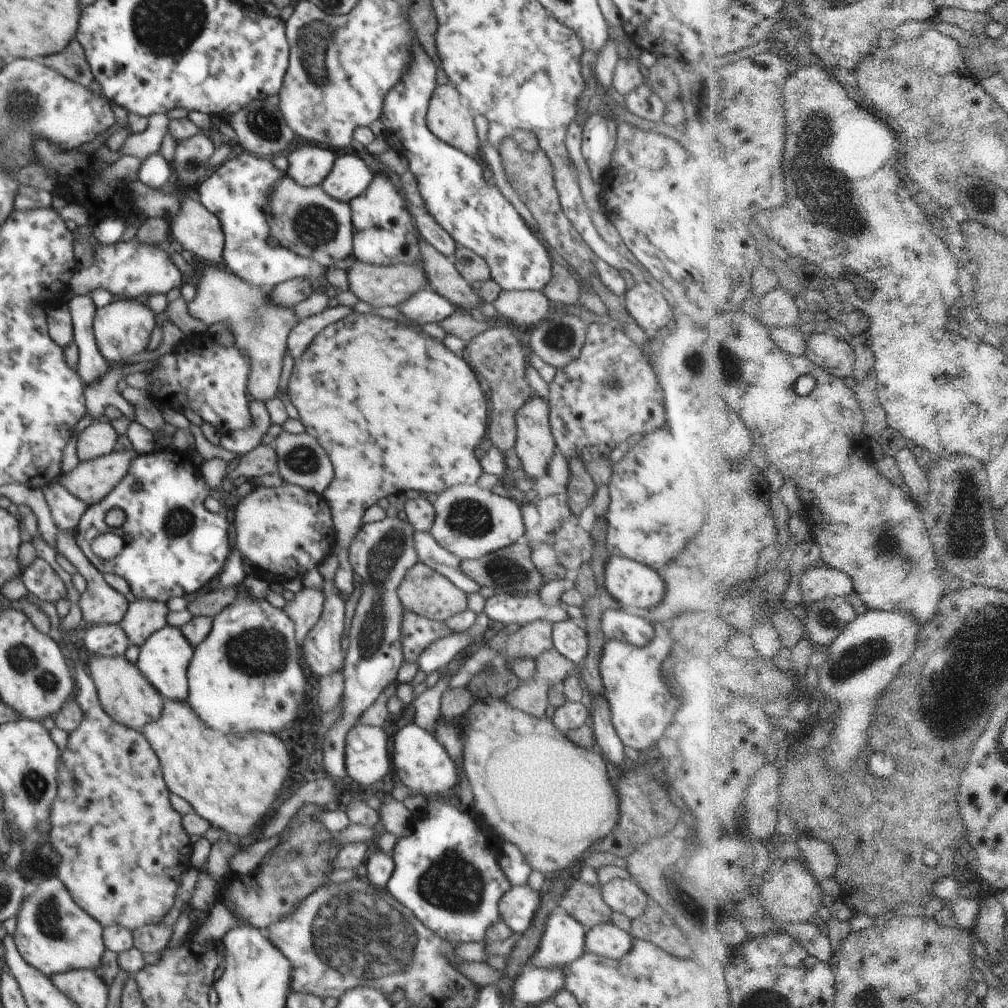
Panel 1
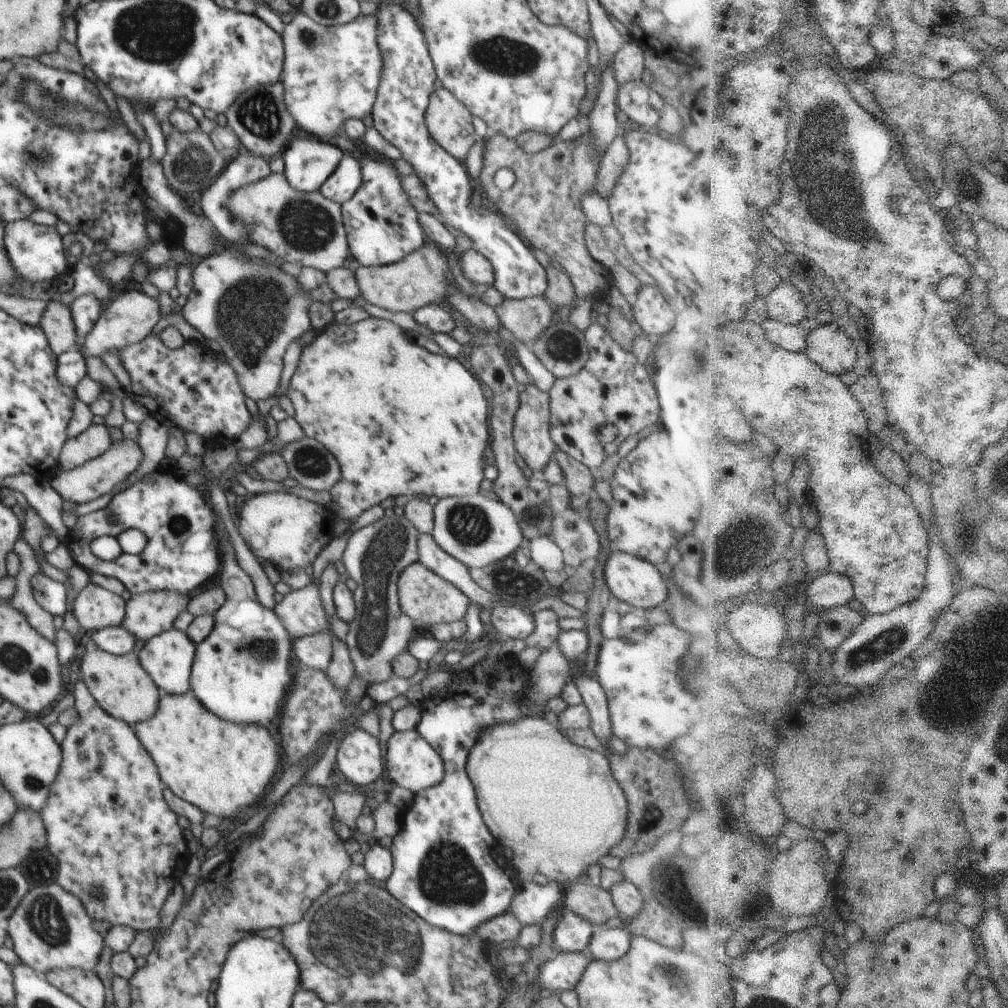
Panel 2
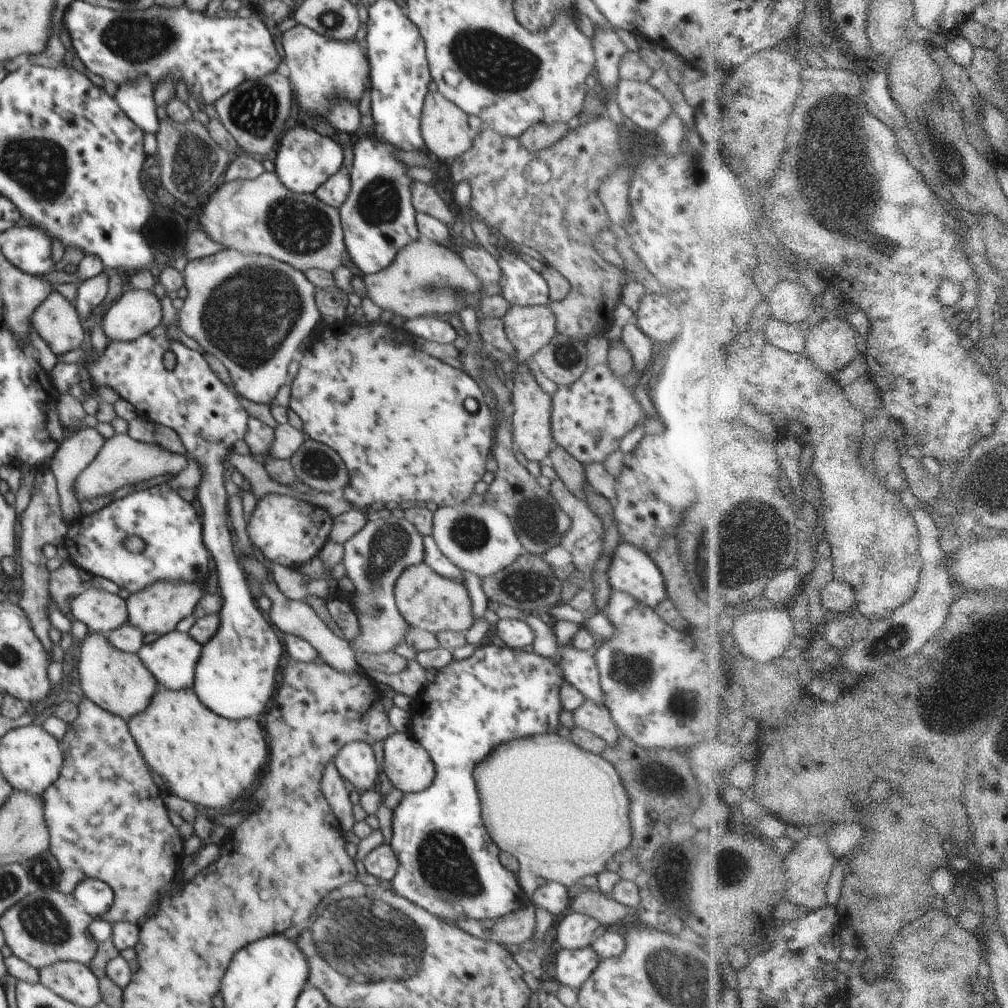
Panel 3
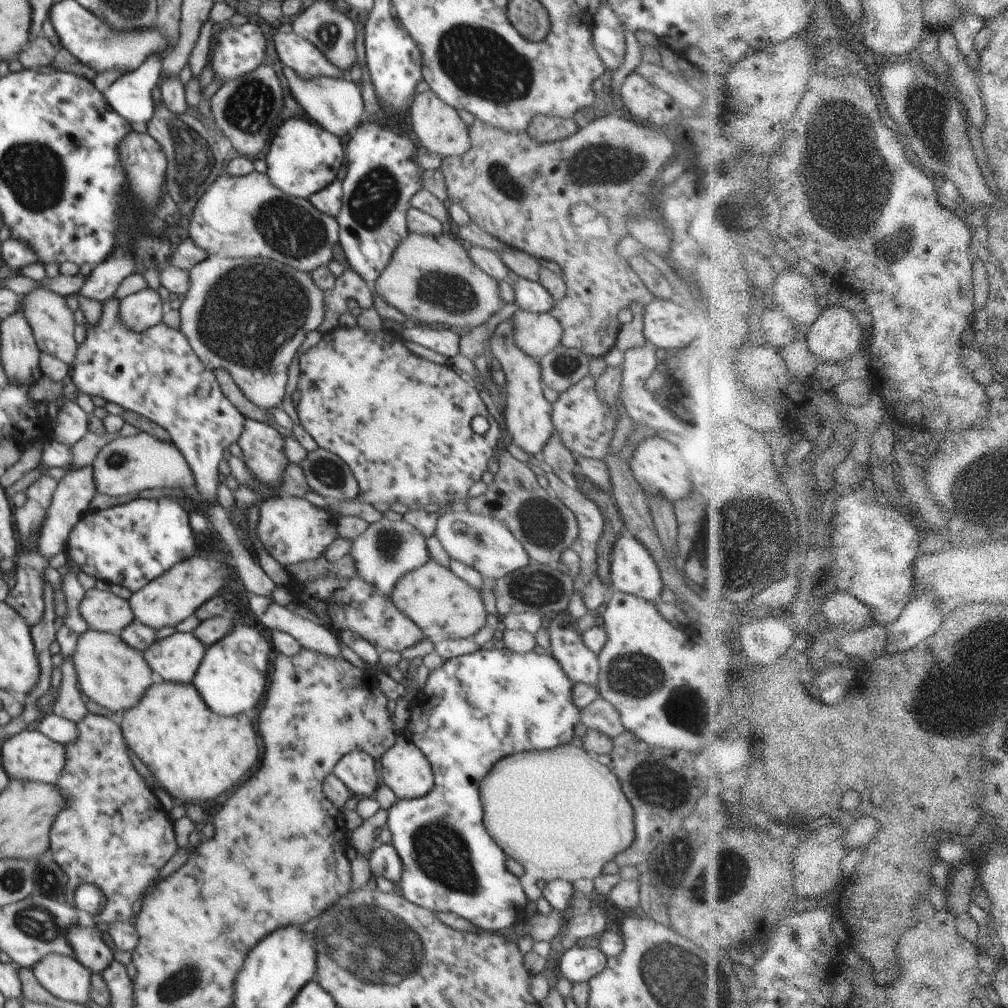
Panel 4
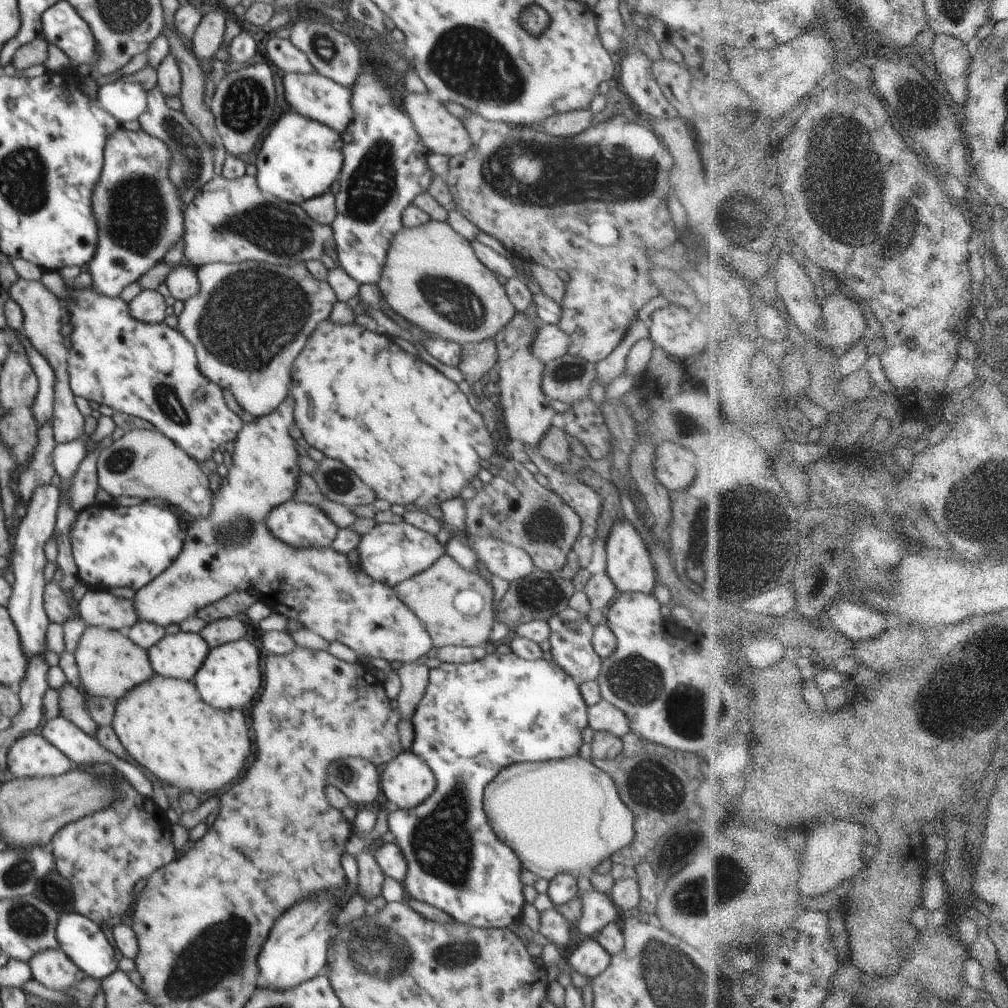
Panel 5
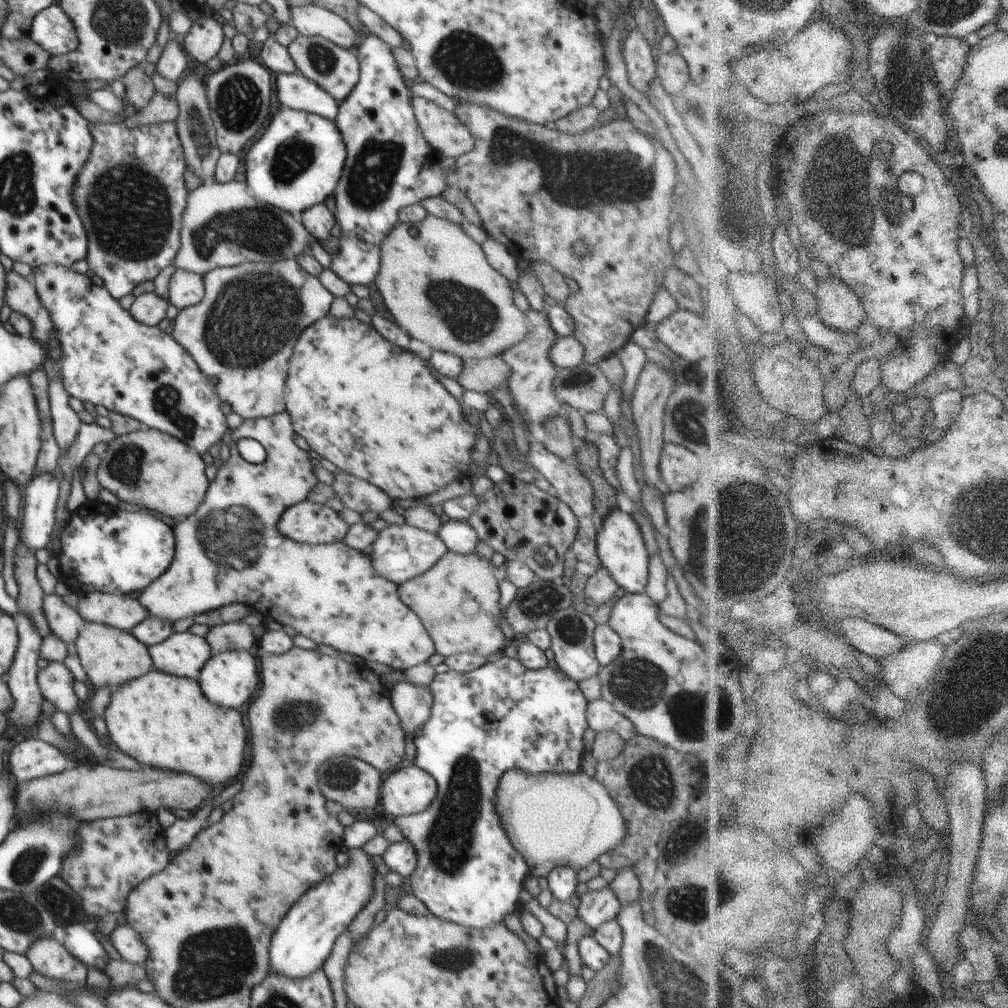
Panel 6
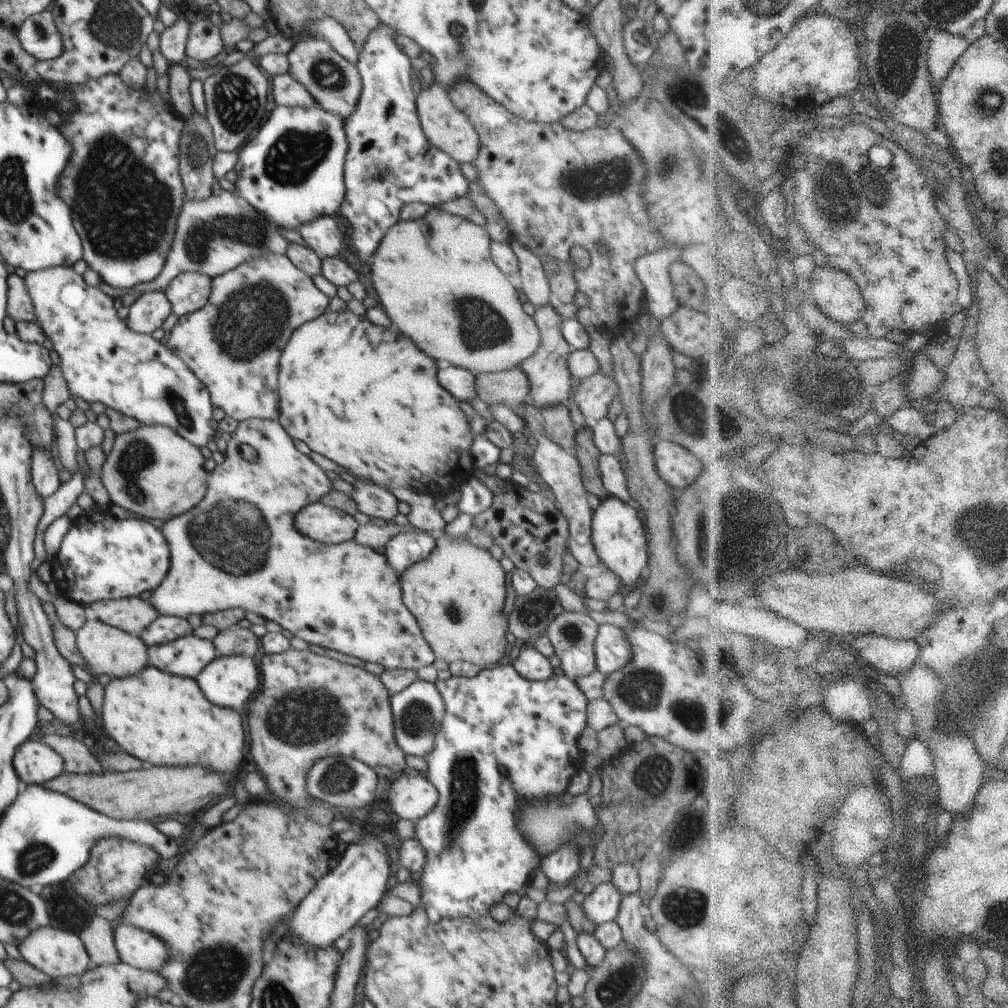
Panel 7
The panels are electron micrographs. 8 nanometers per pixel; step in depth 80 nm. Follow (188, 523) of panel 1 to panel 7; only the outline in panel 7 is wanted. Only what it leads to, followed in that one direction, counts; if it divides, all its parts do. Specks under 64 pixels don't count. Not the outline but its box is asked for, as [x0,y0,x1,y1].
[51,511,170,614]

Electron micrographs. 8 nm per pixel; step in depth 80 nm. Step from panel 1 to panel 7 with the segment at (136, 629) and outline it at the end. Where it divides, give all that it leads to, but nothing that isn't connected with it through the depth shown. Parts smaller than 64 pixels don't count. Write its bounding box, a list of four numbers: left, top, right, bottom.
[150,419,435,671]

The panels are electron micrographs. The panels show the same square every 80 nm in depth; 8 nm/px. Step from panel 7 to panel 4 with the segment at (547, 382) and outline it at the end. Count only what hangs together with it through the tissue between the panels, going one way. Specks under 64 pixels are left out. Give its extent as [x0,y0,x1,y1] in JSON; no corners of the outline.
[489,321,554,456]

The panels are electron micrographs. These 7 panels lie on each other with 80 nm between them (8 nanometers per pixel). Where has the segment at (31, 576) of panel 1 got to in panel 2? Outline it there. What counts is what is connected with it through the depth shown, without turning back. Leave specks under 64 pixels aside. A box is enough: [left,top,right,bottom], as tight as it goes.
[31,570,73,618]

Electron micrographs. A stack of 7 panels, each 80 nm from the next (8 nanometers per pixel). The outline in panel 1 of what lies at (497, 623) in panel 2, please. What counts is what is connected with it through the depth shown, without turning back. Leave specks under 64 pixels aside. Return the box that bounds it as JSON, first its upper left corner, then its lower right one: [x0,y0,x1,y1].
[483,592,572,628]

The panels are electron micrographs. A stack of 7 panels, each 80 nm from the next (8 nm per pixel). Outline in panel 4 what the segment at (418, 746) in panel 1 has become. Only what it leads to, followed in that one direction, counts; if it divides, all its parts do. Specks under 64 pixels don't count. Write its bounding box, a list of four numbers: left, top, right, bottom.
[380,734,433,801]

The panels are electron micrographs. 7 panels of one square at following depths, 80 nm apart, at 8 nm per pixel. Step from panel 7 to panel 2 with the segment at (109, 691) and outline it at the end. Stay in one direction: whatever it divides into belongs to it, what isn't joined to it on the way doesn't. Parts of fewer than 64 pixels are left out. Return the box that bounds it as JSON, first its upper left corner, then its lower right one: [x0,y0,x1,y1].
[132,692,280,816]

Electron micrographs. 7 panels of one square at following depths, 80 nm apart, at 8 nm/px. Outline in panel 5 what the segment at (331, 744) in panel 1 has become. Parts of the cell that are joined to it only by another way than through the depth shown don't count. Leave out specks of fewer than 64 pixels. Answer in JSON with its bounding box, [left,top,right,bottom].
[357,521,446,588]

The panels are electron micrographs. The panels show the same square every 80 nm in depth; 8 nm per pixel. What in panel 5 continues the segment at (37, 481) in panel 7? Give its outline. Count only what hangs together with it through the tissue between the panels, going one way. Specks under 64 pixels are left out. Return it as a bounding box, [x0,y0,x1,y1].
[7,485,60,662]

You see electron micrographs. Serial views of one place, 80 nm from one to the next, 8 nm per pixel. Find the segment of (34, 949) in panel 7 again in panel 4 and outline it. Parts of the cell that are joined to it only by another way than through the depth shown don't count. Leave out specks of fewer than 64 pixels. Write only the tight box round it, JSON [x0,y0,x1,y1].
[32,955,92,1004]

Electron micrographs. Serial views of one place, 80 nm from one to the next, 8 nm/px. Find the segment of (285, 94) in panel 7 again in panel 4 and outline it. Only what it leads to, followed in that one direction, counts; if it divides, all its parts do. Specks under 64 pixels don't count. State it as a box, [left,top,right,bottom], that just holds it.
[283,66,364,137]

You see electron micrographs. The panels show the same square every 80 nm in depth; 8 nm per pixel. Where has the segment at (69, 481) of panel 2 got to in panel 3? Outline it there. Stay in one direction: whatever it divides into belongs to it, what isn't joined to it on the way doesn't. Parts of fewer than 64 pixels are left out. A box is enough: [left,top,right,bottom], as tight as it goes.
[73,434,188,502]

